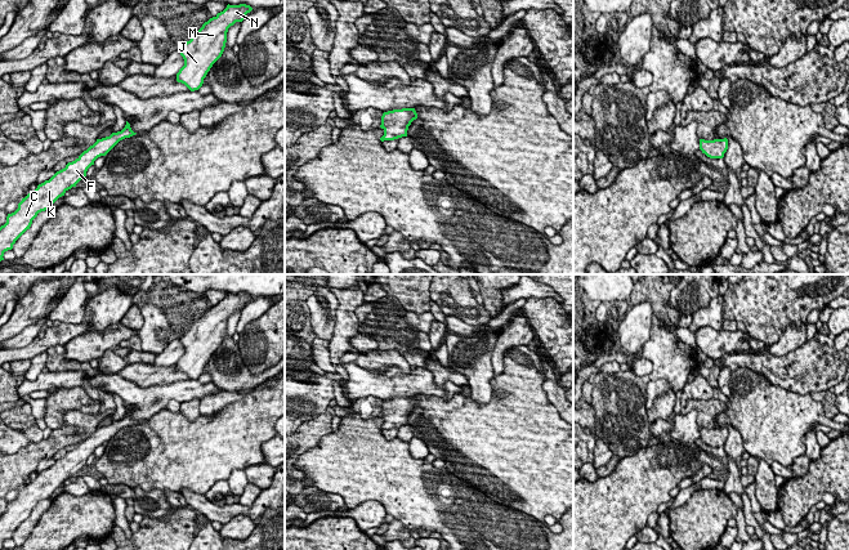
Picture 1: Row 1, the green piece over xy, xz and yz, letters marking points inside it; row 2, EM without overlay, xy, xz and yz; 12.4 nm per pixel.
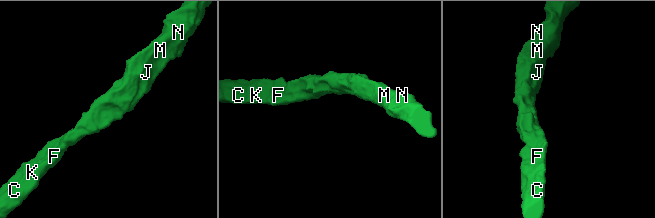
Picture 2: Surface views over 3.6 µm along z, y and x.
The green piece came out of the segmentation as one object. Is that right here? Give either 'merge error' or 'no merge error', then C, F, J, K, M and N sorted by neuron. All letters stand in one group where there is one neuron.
no merge error | C F J K M N

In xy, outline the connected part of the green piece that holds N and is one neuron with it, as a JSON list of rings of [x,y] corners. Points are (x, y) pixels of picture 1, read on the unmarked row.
[[[228,292],[223,300],[205,310],[191,328],[179,336],[184,354],[176,362],[176,370],[191,380],[198,379],[224,340],[228,317],[236,310],[242,310],[251,299],[253,296],[246,292]]]

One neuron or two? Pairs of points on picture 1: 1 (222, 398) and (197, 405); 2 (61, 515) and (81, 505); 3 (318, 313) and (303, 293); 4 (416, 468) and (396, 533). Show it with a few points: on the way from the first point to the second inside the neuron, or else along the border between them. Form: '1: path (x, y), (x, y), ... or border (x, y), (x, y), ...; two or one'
1: path (215, 402), (204, 405); one
2: path (66, 515), (71, 515), (76, 510); one
3: border (318, 287), (305, 300); two
4: border (394, 518), (410, 530); two

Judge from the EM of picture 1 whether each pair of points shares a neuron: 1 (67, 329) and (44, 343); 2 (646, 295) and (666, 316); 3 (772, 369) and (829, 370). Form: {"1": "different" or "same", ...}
{"1": "same", "2": "same", "3": "same"}

